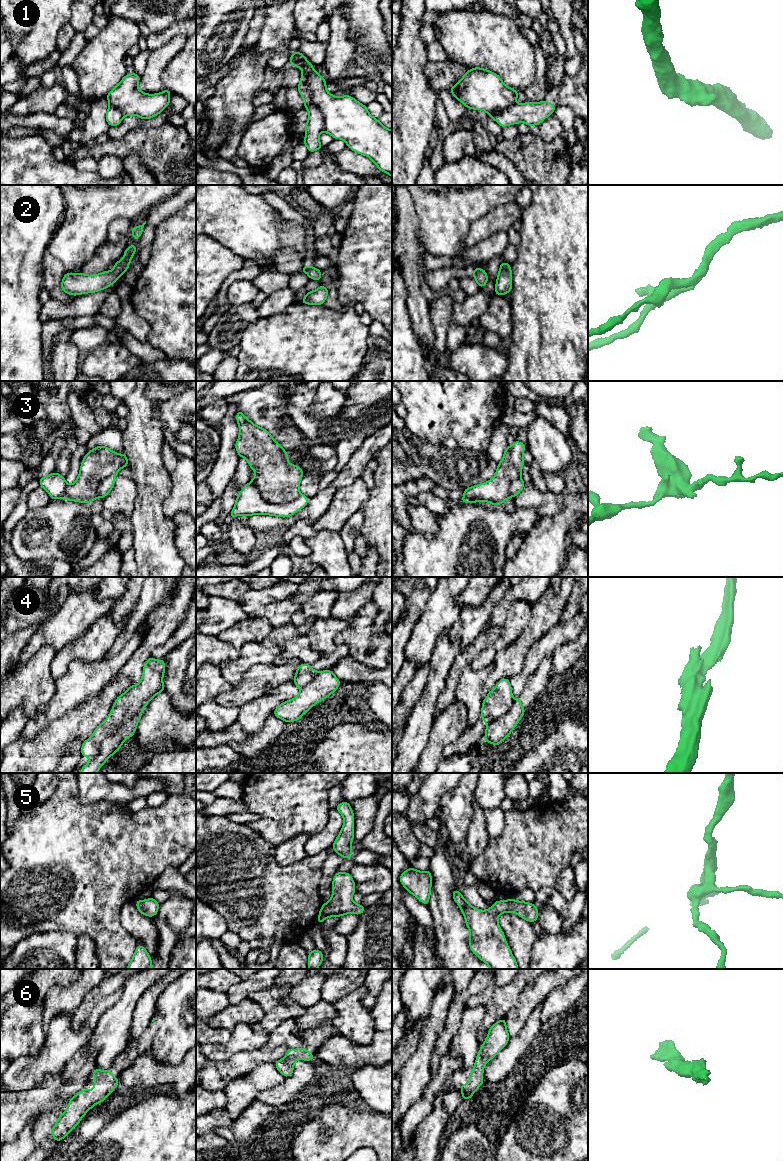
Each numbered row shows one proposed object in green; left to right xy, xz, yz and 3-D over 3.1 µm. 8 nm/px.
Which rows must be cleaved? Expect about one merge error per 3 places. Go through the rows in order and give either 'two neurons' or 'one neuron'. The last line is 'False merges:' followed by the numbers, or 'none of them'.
1: two neurons
2: one neuron
3: two neurons
4: two neurons
5: one neuron
6: one neuron
False merges: 1, 3, 4

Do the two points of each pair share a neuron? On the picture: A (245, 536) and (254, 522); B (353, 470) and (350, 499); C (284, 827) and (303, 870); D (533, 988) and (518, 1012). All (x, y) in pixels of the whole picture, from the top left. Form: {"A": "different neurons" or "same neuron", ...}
{"A": "different neurons", "B": "different neurons", "C": "different neurons", "D": "same neuron"}

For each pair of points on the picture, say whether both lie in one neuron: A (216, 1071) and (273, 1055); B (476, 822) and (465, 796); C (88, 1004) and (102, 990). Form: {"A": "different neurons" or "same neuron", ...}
{"A": "same neuron", "B": "different neurons", "C": "same neuron"}

